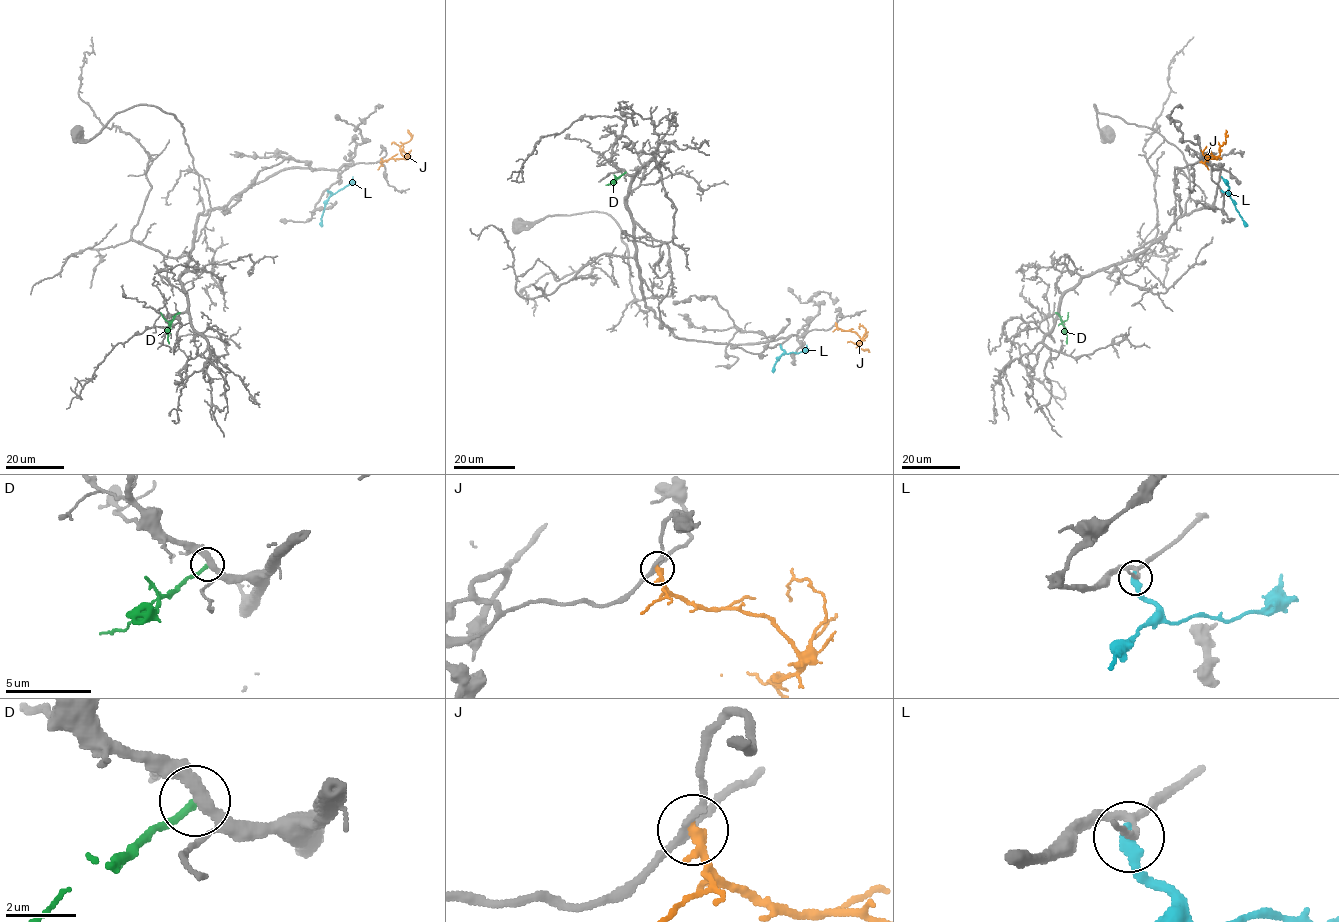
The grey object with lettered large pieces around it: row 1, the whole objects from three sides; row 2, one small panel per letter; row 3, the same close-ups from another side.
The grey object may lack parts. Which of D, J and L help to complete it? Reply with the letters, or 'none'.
none

